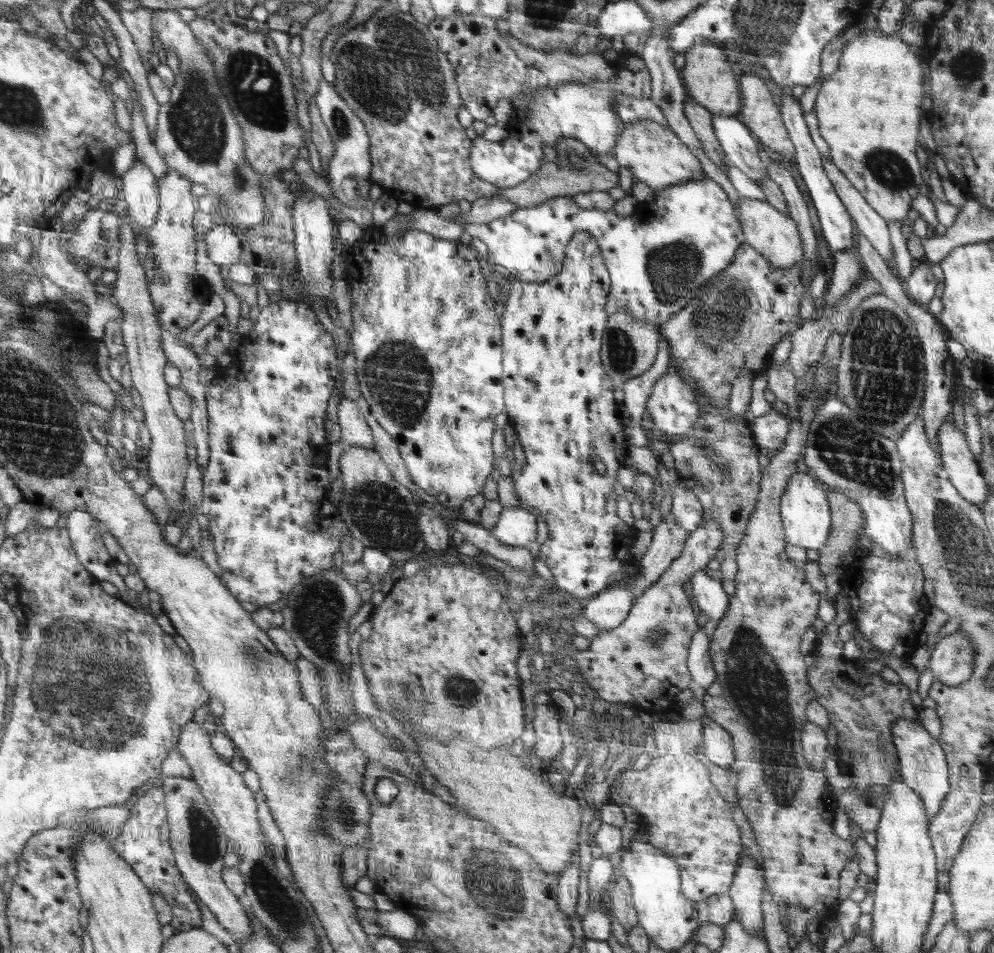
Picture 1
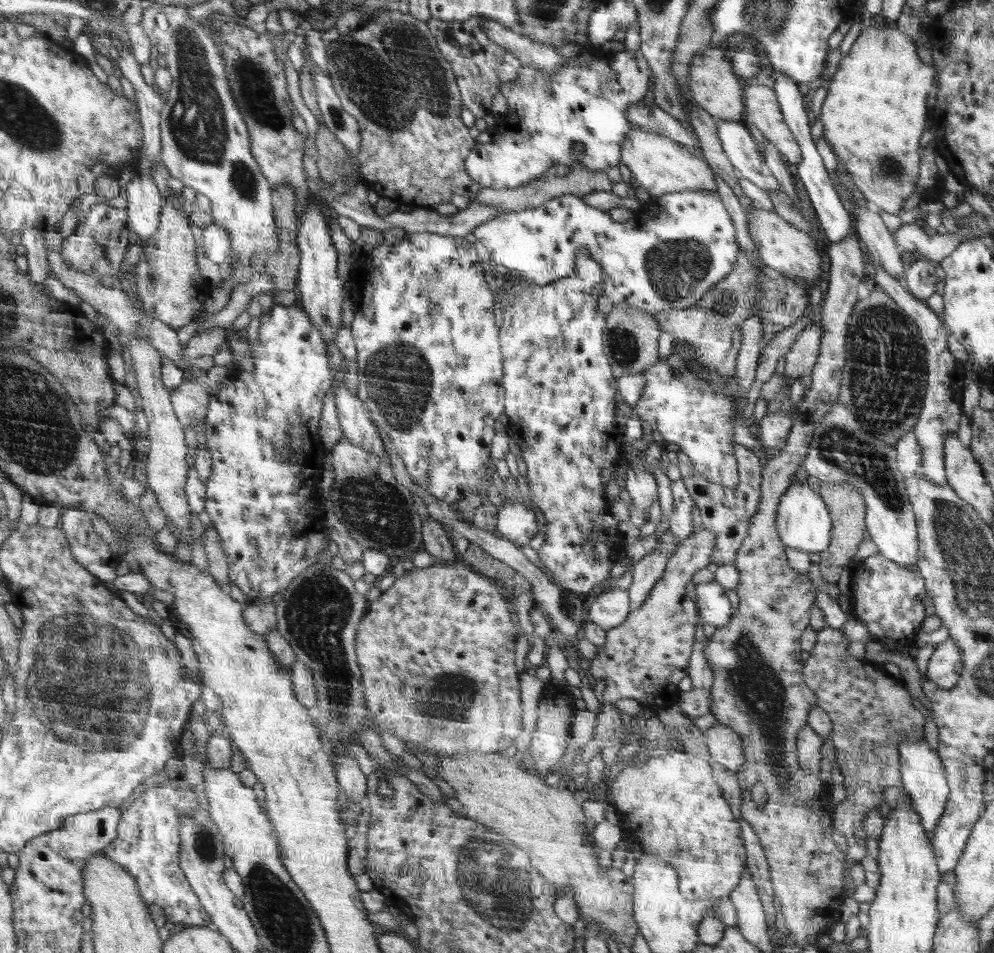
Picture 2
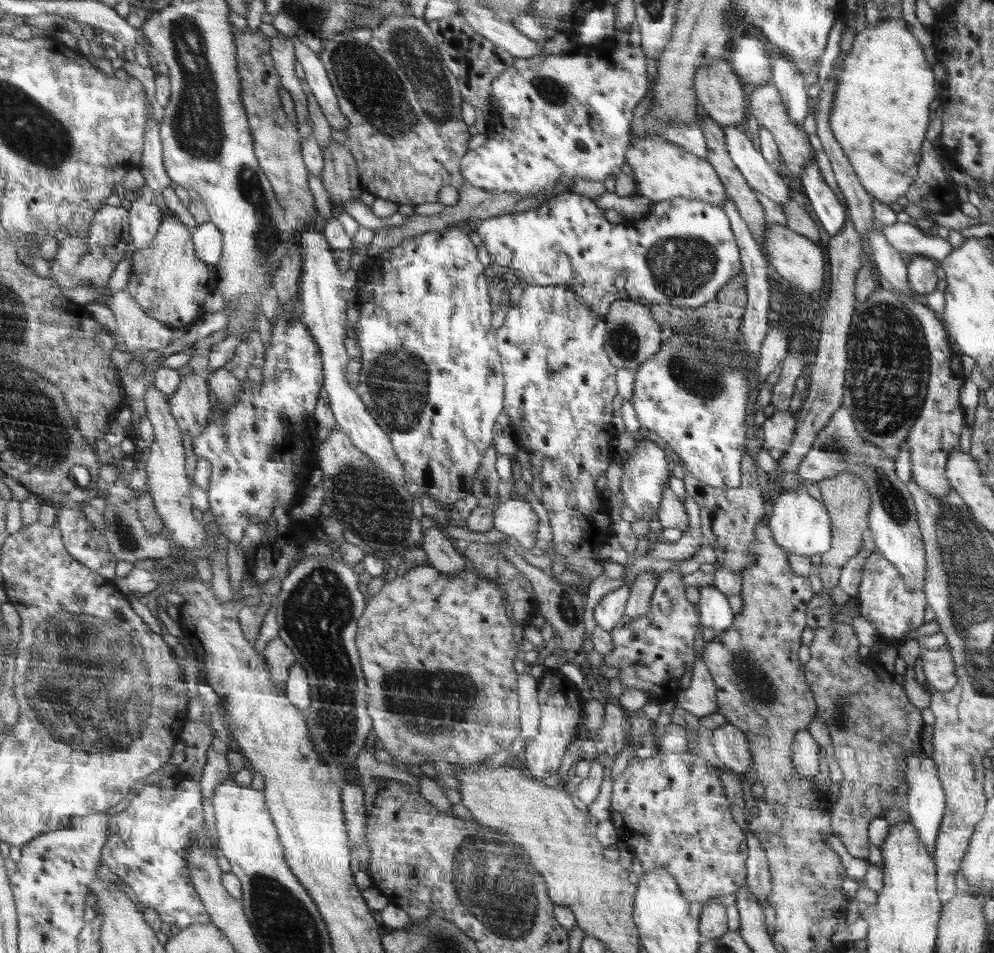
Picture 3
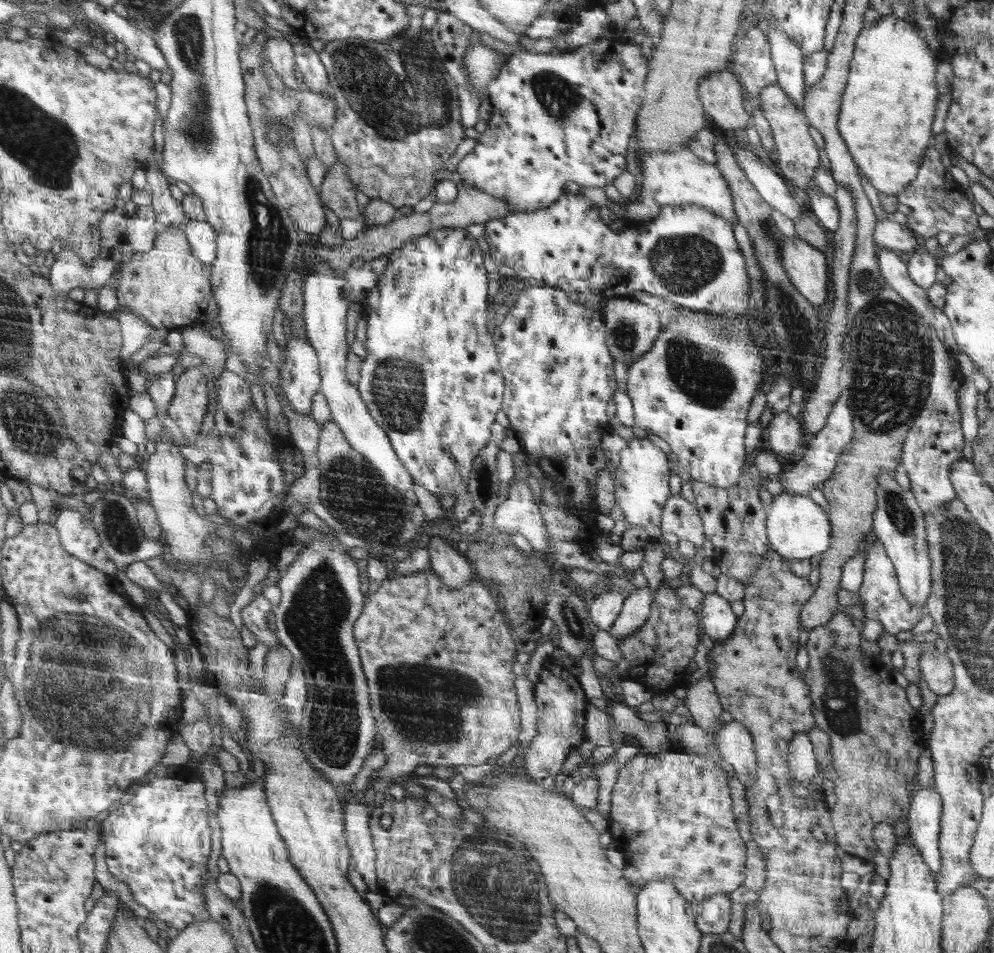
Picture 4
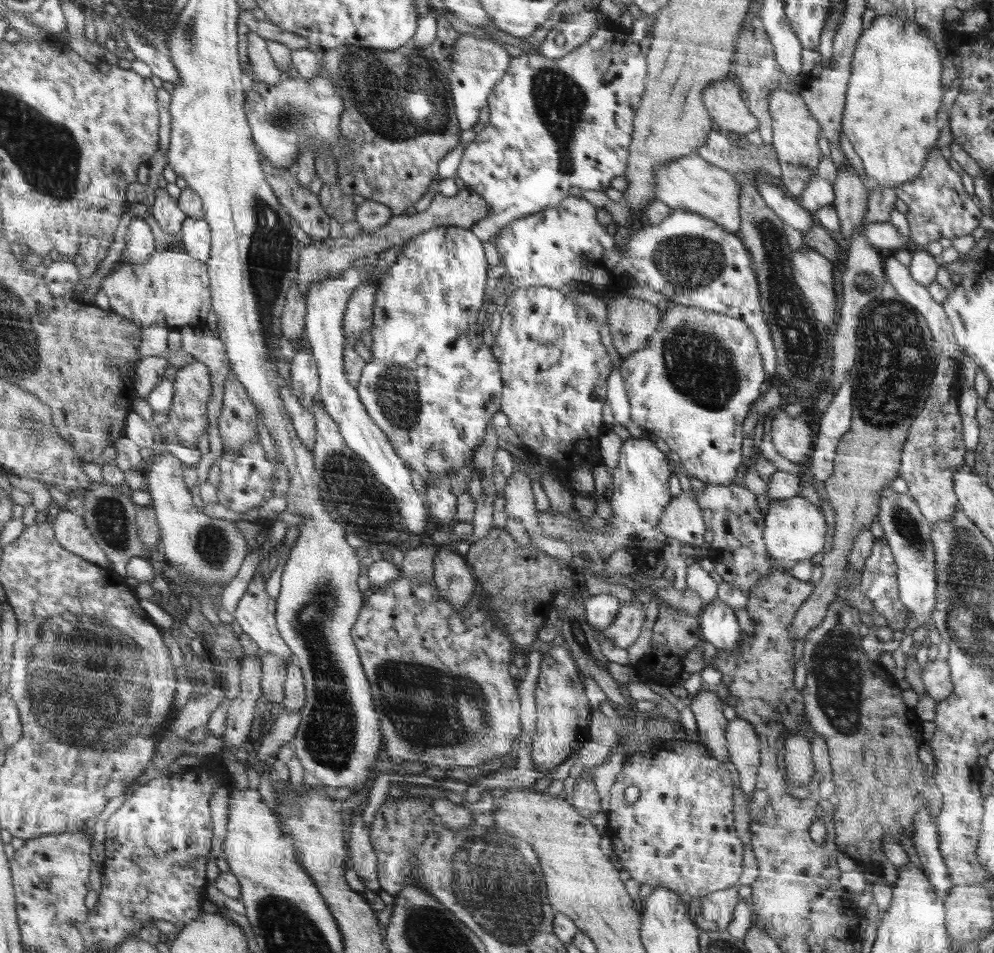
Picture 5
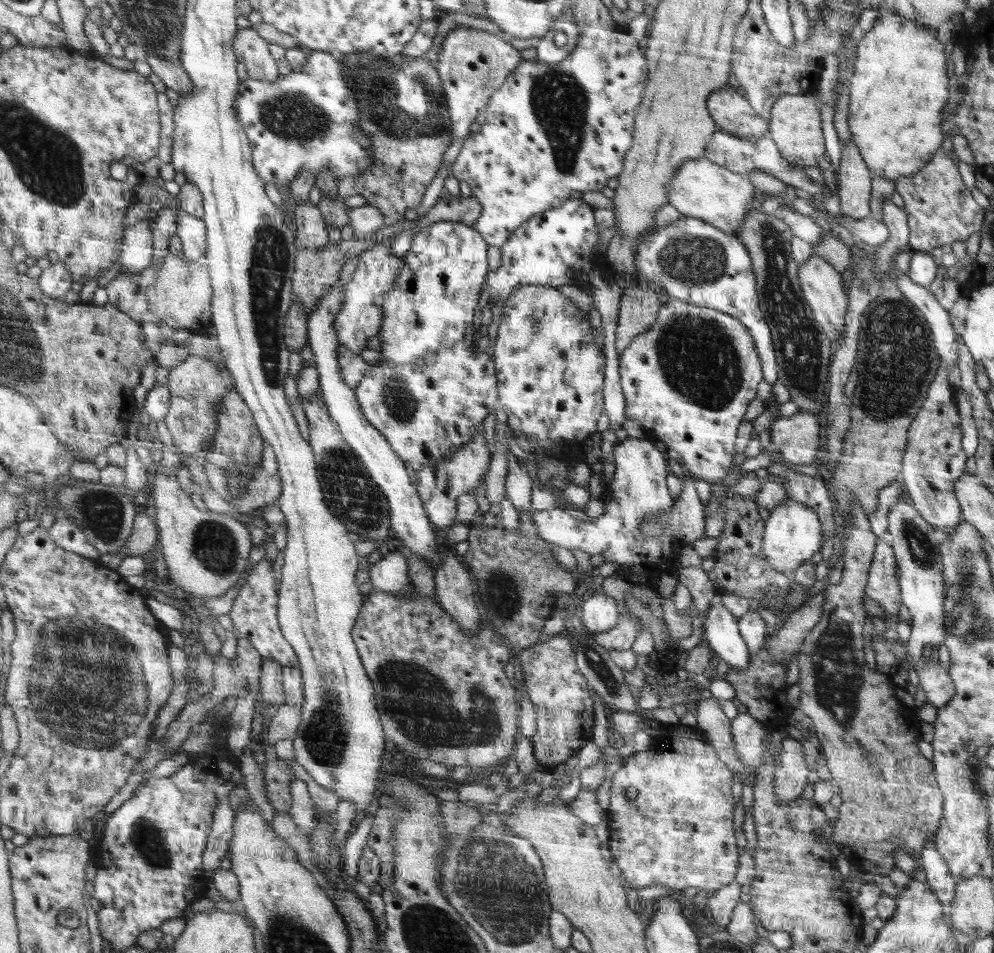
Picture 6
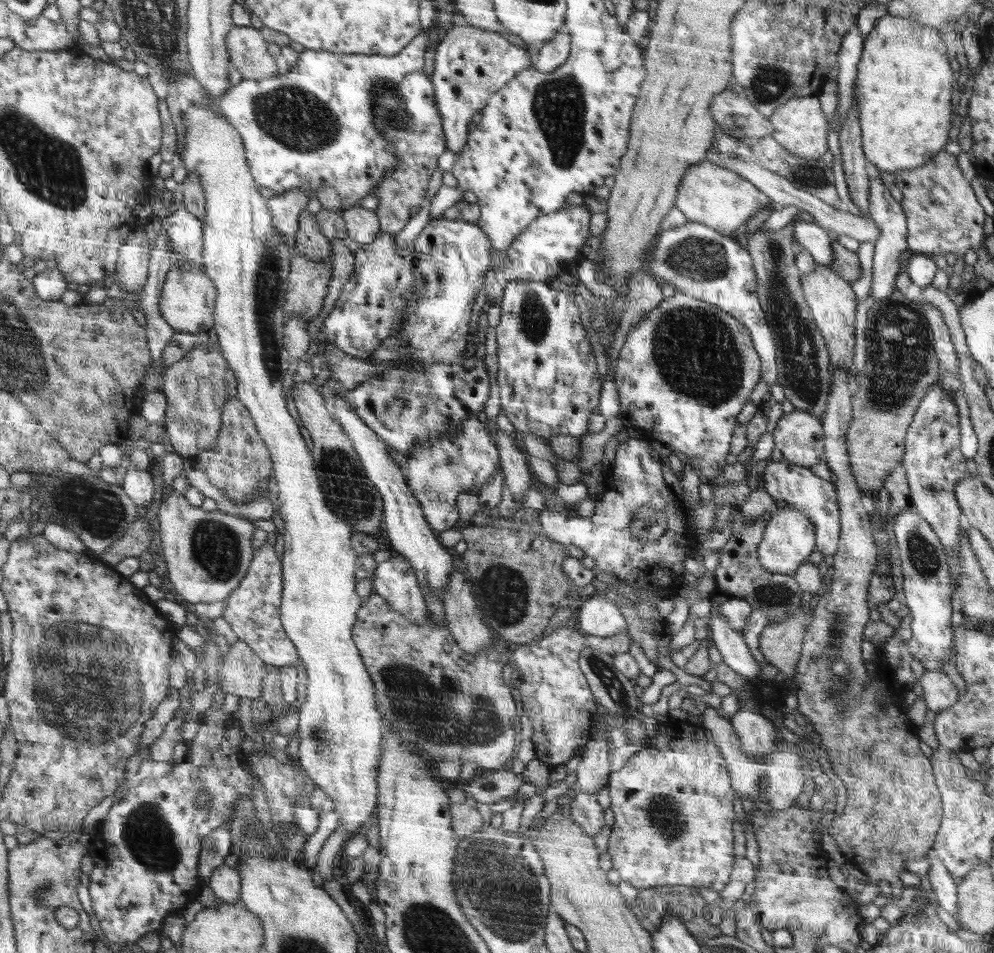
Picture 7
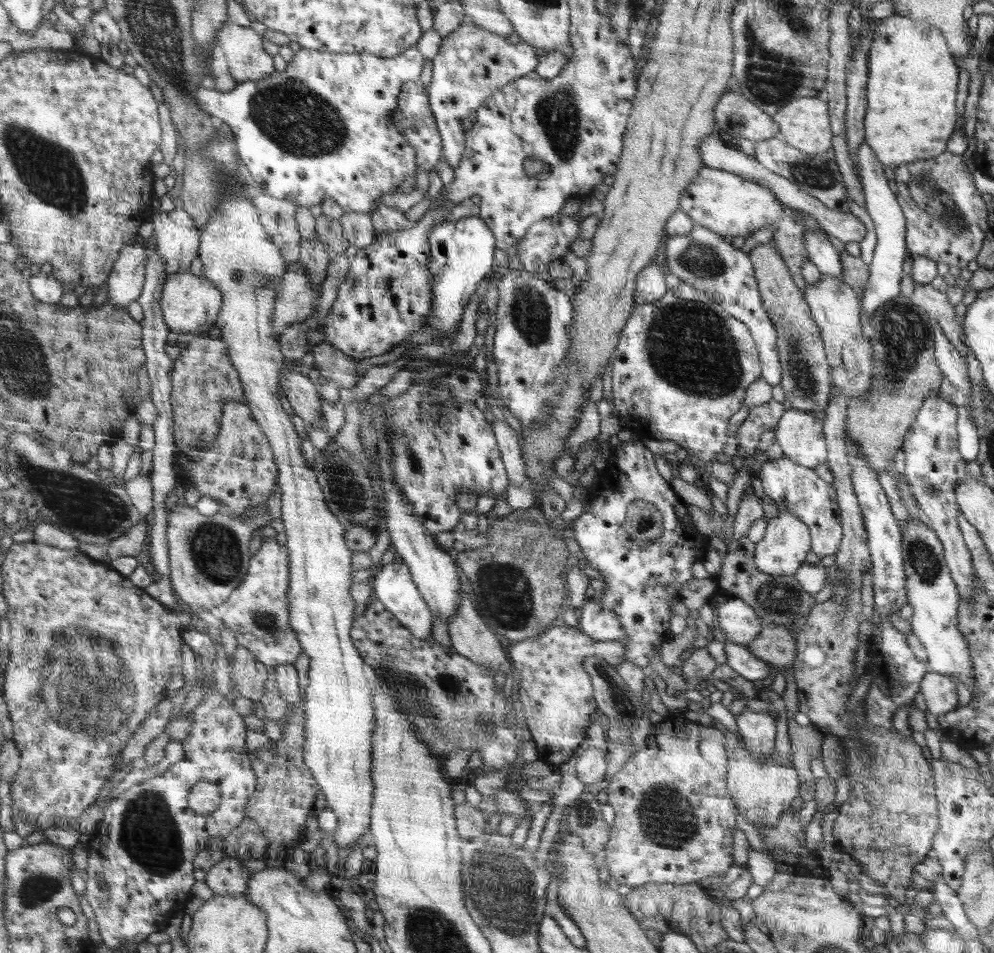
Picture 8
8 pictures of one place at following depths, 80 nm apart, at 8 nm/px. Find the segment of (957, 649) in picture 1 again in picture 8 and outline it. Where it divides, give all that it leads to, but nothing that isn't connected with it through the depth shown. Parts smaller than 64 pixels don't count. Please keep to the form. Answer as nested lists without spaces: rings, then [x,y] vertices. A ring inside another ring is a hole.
[[[929,672],[921,680],[922,694],[928,712],[937,716],[954,711],[958,705],[956,683],[946,675]]]

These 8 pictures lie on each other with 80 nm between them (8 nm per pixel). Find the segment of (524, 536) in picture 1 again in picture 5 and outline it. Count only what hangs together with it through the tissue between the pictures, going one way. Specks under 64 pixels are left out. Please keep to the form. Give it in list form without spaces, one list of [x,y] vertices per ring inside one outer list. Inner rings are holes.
[[[514,467],[512,476],[508,479],[505,486],[505,498],[506,505],[503,512],[496,512],[494,514],[493,526],[504,526],[506,524],[506,518],[512,516],[512,518],[520,521],[529,534],[529,538],[532,540],[532,545],[544,553],[548,553],[550,556],[558,557],[564,562],[570,565],[572,557],[577,553],[577,550],[571,546],[568,546],[566,542],[554,542],[552,537],[547,537],[539,527],[539,516],[536,516],[536,508],[534,508],[534,498],[532,498],[532,484],[530,484],[530,478],[522,474],[521,469]]]

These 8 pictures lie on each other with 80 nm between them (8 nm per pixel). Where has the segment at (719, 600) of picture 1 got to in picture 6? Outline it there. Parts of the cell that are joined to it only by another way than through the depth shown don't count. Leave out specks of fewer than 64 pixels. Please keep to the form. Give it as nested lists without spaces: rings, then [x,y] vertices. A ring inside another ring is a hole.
[[[714,605],[708,609],[702,638],[730,666],[737,669],[748,666],[751,654],[740,634],[737,618],[724,605]]]

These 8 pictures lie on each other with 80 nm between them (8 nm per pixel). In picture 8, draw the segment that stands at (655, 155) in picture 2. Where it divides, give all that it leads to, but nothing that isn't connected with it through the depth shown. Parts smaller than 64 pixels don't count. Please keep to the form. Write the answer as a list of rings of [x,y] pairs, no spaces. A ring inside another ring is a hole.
[[[708,167],[699,172],[697,178],[682,194],[680,209],[695,223],[709,228],[712,232],[717,232],[727,239],[749,232],[754,234],[764,226],[776,226],[772,241],[775,242],[778,252],[784,257],[786,265],[789,265],[789,272],[792,274],[797,288],[801,290],[801,295],[803,297],[806,295],[807,285],[803,269],[806,264],[810,263],[810,258],[804,240],[805,232],[810,229],[824,231],[816,217],[810,216],[803,210],[790,208],[784,201],[778,199],[768,185],[756,184],[737,174]],[[797,213],[804,216],[804,219],[798,219]]]

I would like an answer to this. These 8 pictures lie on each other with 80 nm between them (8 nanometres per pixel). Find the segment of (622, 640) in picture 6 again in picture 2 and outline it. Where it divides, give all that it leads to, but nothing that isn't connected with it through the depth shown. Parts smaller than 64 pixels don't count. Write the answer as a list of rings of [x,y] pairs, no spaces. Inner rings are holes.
[[[664,531],[657,537],[658,548],[656,552],[646,555],[644,558],[633,563],[633,579],[628,588],[629,601],[632,610],[638,610],[644,606],[650,592],[662,578],[665,572],[665,566],[669,562],[672,553],[680,544],[678,537],[675,537],[670,531]]]

